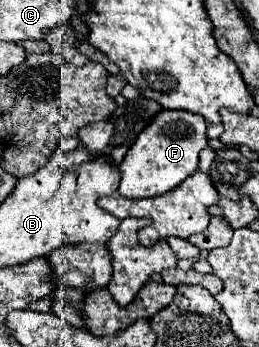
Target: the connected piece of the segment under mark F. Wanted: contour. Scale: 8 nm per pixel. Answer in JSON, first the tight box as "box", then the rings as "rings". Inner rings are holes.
{"box":[118,110,206,198],"rings":[[[160,110],[120,162],[122,180],[118,192],[126,198],[154,198],[170,192],[196,170],[198,154],[206,146],[206,120],[202,116],[184,110]]]}

